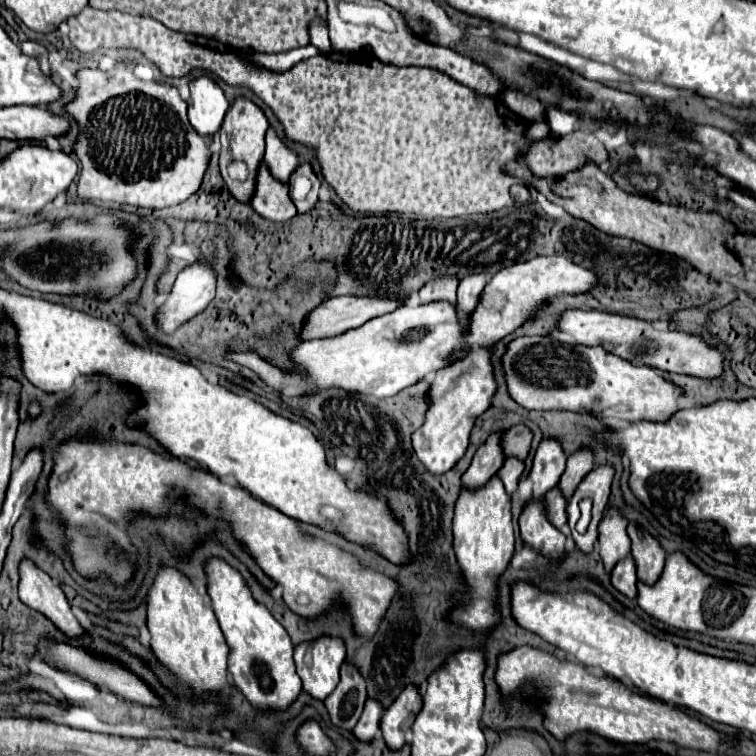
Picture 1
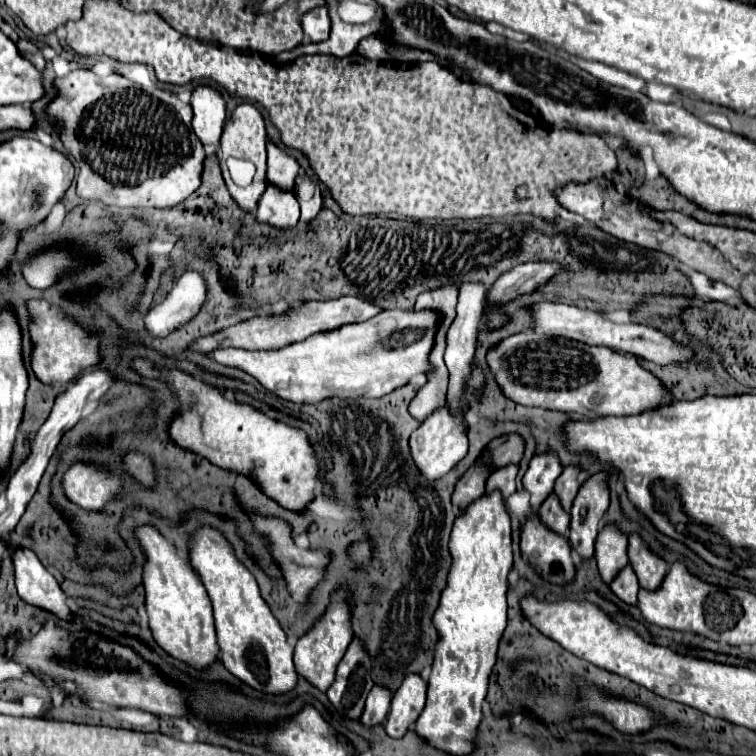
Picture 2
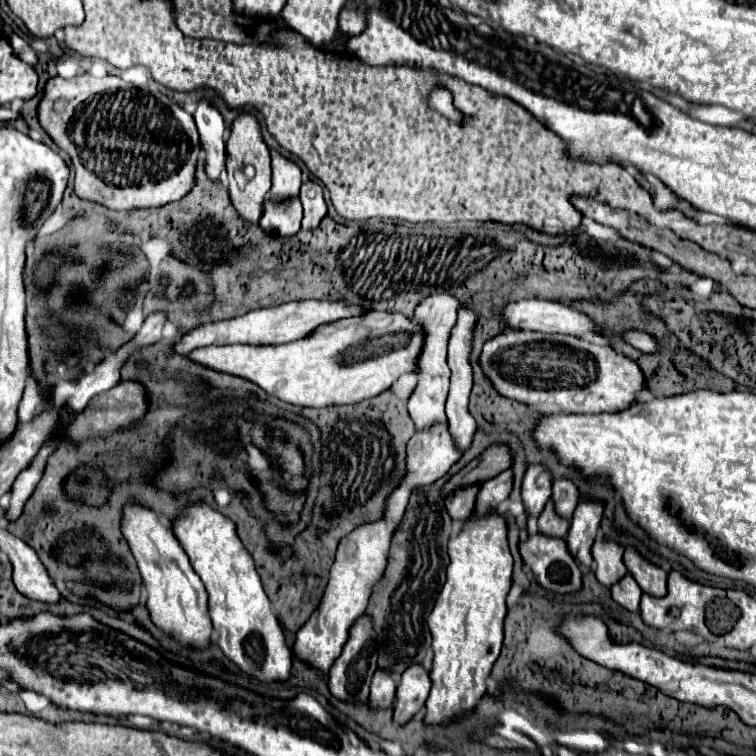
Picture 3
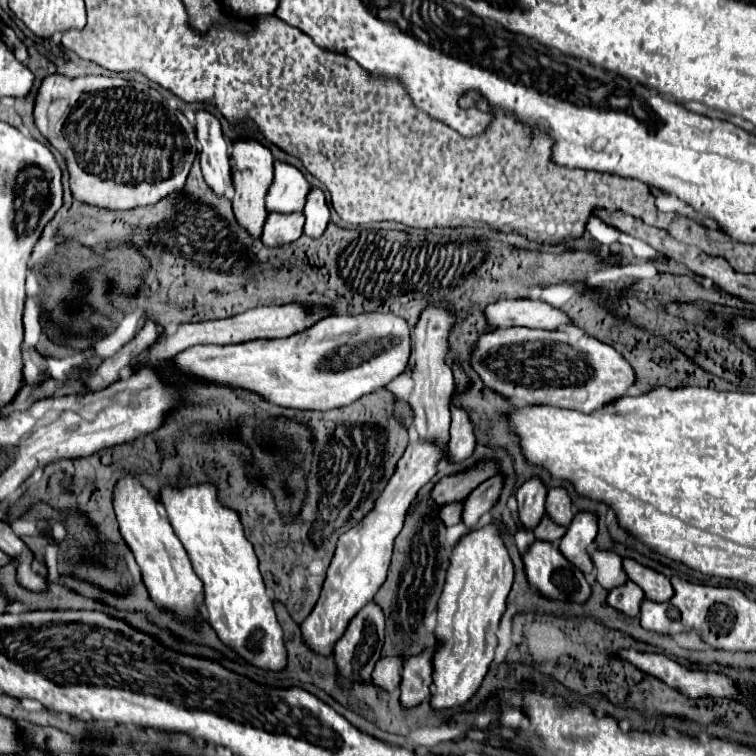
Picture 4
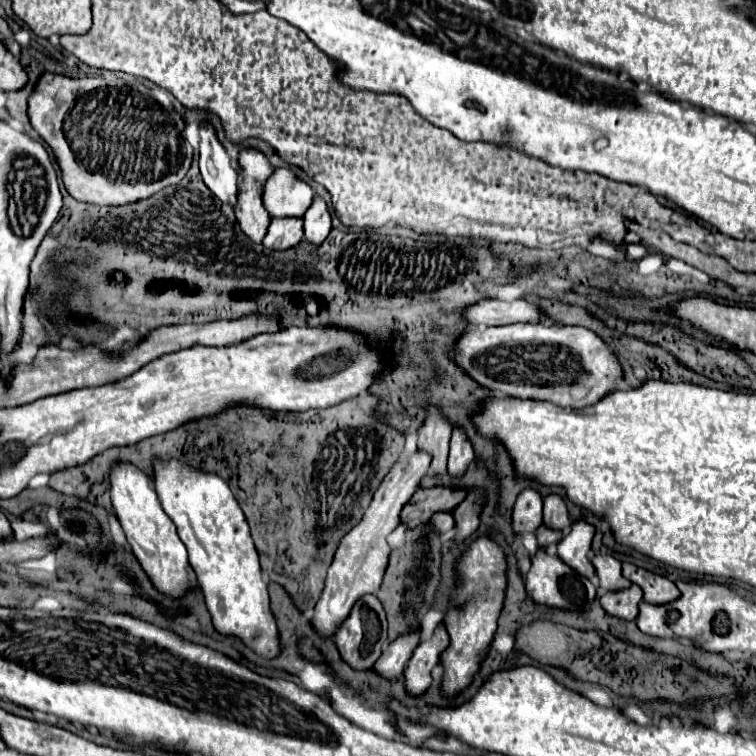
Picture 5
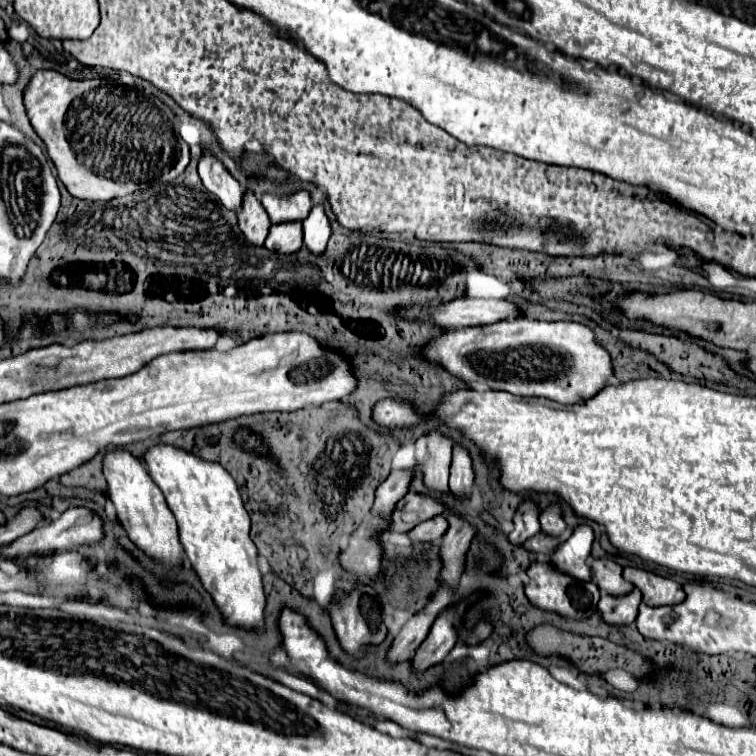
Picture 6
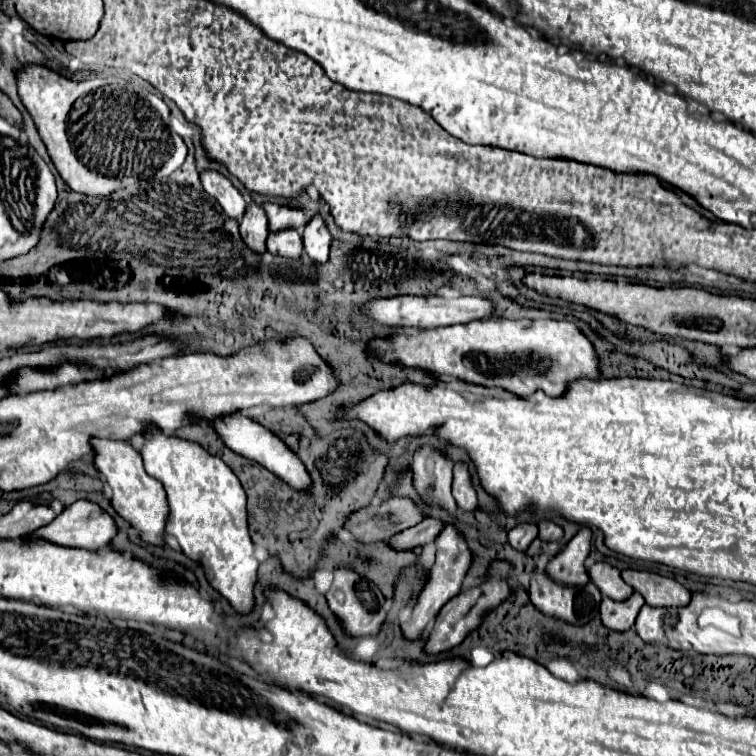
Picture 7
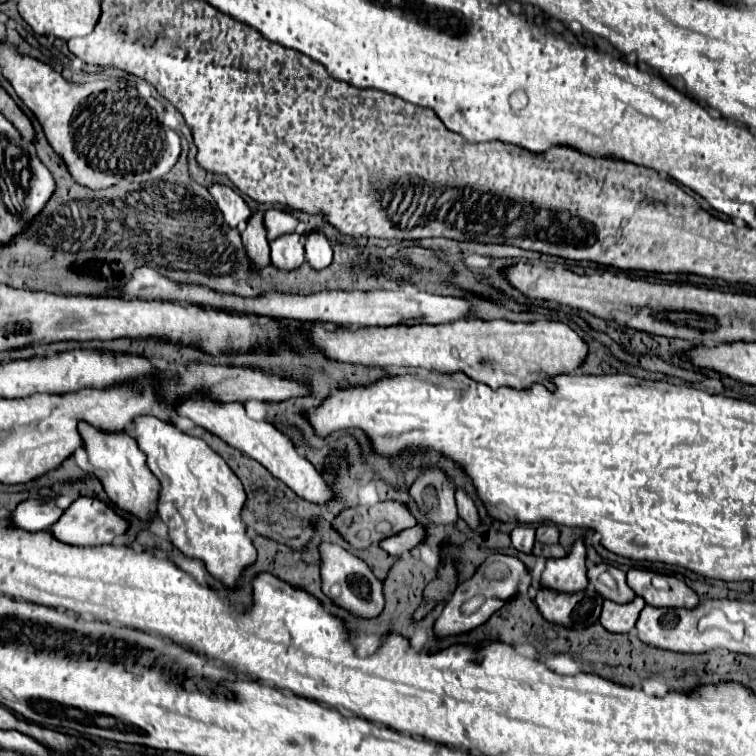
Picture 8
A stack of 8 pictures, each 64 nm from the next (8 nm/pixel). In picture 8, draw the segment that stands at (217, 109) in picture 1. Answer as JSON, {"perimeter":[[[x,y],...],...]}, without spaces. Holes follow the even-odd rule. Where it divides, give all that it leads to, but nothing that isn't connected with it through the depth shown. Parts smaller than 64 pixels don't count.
{"perimeter":[[[218,184],[210,188],[210,194],[214,196],[218,208],[222,210],[222,216],[224,216],[226,224],[230,228],[240,228],[242,230],[246,226],[248,218],[252,216],[252,212],[250,212],[248,204],[244,202],[244,198],[238,192],[234,192],[232,188],[218,186]]]}

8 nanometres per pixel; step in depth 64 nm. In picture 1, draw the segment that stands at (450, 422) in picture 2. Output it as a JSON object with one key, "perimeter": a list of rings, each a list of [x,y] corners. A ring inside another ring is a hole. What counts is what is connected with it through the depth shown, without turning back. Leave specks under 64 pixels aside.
{"perimeter":[[[474,348],[464,360],[436,372],[430,388],[430,410],[426,412],[424,424],[412,434],[414,452],[418,460],[428,468],[428,472],[444,474],[454,468],[454,464],[466,454],[468,434],[474,424],[472,418],[490,408],[490,398],[494,390],[496,382],[490,366],[490,352],[484,348]]]}

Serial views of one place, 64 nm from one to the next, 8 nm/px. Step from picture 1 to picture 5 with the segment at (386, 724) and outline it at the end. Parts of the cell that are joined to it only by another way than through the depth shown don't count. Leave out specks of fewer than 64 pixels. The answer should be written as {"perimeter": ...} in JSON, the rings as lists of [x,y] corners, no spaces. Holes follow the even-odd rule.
{"perimeter":[[[440,622],[432,634],[430,640],[424,640],[418,644],[418,648],[414,650],[406,670],[404,670],[404,678],[406,678],[406,688],[410,694],[418,696],[422,694],[430,682],[432,682],[432,668],[440,662],[442,652],[448,648],[450,644],[450,636],[446,632],[444,622]]]}

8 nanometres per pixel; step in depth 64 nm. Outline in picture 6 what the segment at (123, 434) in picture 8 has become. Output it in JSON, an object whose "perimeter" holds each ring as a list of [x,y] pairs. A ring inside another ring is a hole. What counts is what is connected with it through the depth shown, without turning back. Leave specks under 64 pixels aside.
{"perimeter":[[[112,448],[104,454],[102,470],[104,470],[106,482],[108,482],[108,494],[110,494],[110,500],[114,502],[118,520],[124,526],[124,530],[128,530],[130,540],[160,562],[166,562],[166,564],[182,562],[184,552],[178,542],[174,514],[168,510],[164,494],[160,492],[156,482],[152,482],[150,474],[142,466],[142,462],[126,450]]]}

